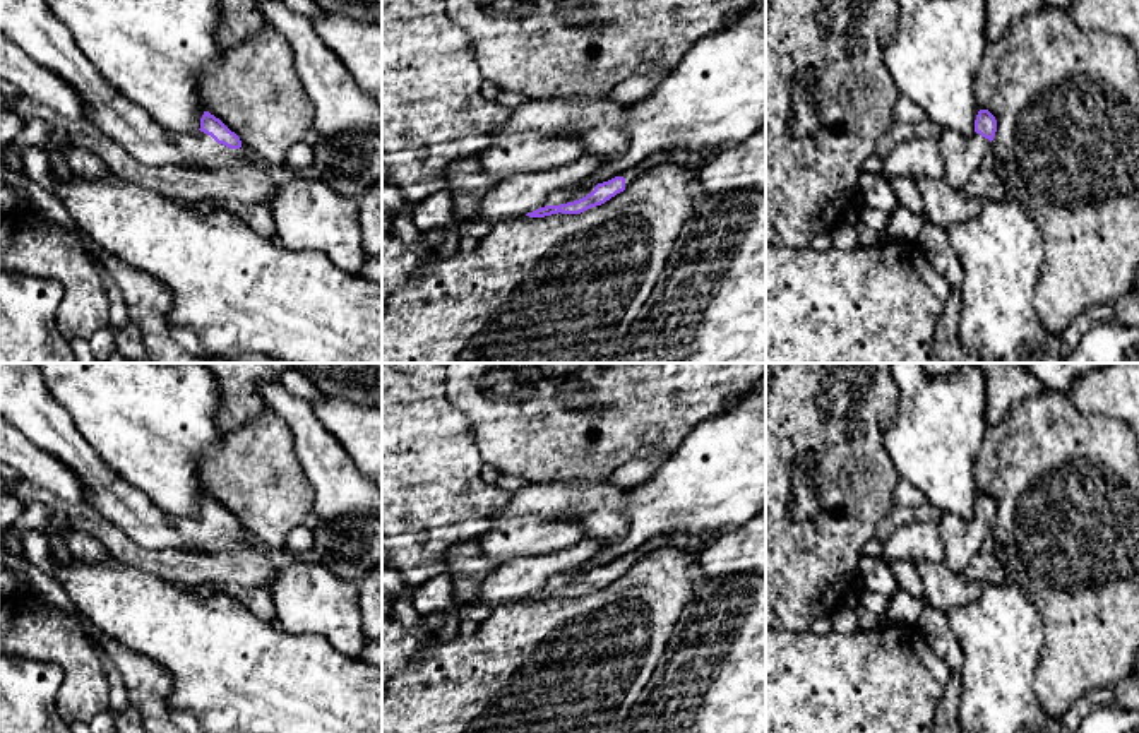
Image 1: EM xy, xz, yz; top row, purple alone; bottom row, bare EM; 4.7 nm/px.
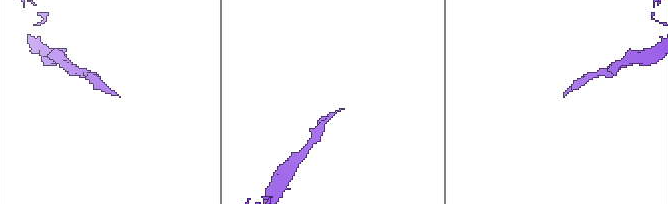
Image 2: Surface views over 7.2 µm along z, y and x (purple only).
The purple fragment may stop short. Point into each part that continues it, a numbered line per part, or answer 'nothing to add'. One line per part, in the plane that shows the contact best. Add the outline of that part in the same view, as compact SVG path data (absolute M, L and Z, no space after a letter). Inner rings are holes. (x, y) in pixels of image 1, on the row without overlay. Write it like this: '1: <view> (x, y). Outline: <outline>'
1: xz (516, 579). Outline: M582 538L557 553L514 558L500 563L481 581L480 599L493 608L526 599L545 589L560 589L591 577L598 567L584 565L603 548L608 539Z

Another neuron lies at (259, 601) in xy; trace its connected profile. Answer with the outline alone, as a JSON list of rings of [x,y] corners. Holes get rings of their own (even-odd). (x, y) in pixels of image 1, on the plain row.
[[[202,584],[194,589],[199,596],[211,596],[211,594],[223,591],[228,596],[238,599],[242,605],[245,605],[259,618],[262,618],[265,622],[274,622],[277,618],[277,610],[274,606],[274,599],[272,599],[271,593],[265,589],[245,587],[245,586],[238,586],[238,584],[226,584],[223,587]]]

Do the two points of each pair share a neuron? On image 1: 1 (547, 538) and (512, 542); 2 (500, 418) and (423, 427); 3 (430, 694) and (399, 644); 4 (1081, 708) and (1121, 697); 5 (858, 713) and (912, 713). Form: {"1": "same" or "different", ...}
{"1": "same", "2": "different", "3": "different", "4": "same", "5": "same"}

